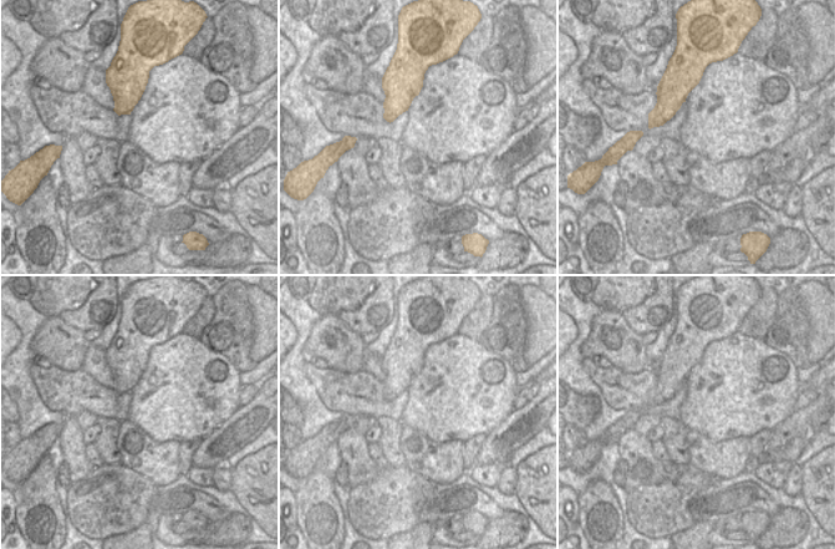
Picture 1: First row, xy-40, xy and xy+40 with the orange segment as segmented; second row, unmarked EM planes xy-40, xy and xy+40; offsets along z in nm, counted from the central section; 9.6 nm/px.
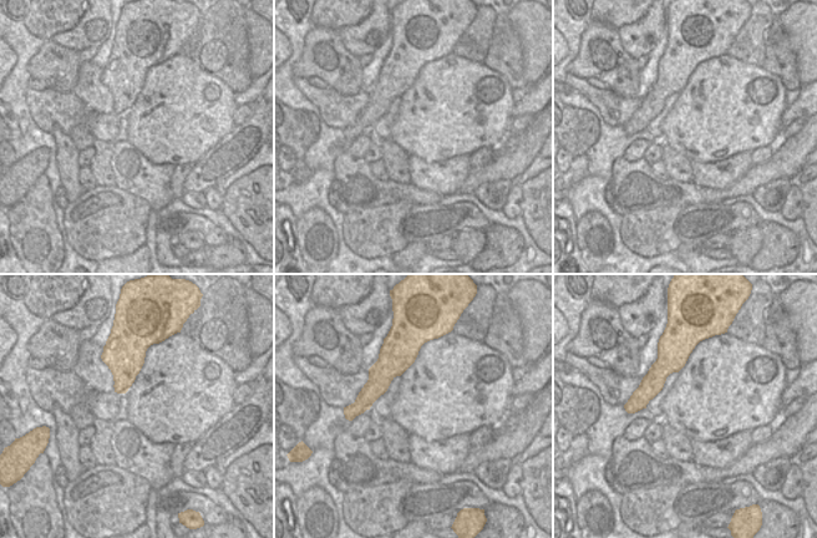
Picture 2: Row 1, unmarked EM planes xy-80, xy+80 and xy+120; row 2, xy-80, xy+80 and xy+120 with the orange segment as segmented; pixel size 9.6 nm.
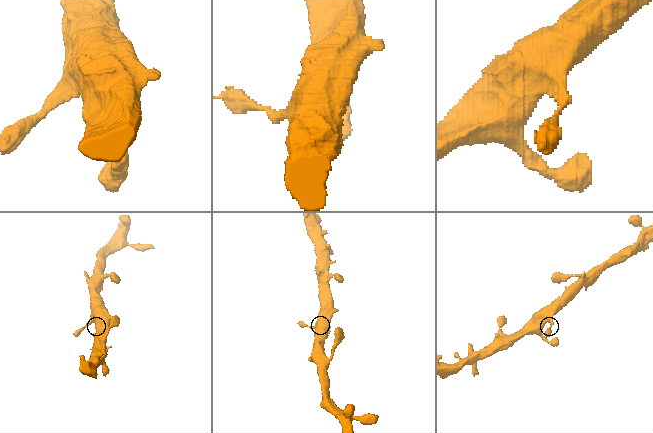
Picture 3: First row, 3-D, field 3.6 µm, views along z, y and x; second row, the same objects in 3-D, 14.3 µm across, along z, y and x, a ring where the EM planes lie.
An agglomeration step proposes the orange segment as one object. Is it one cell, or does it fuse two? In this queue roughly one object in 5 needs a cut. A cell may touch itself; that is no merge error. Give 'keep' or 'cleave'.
keep

